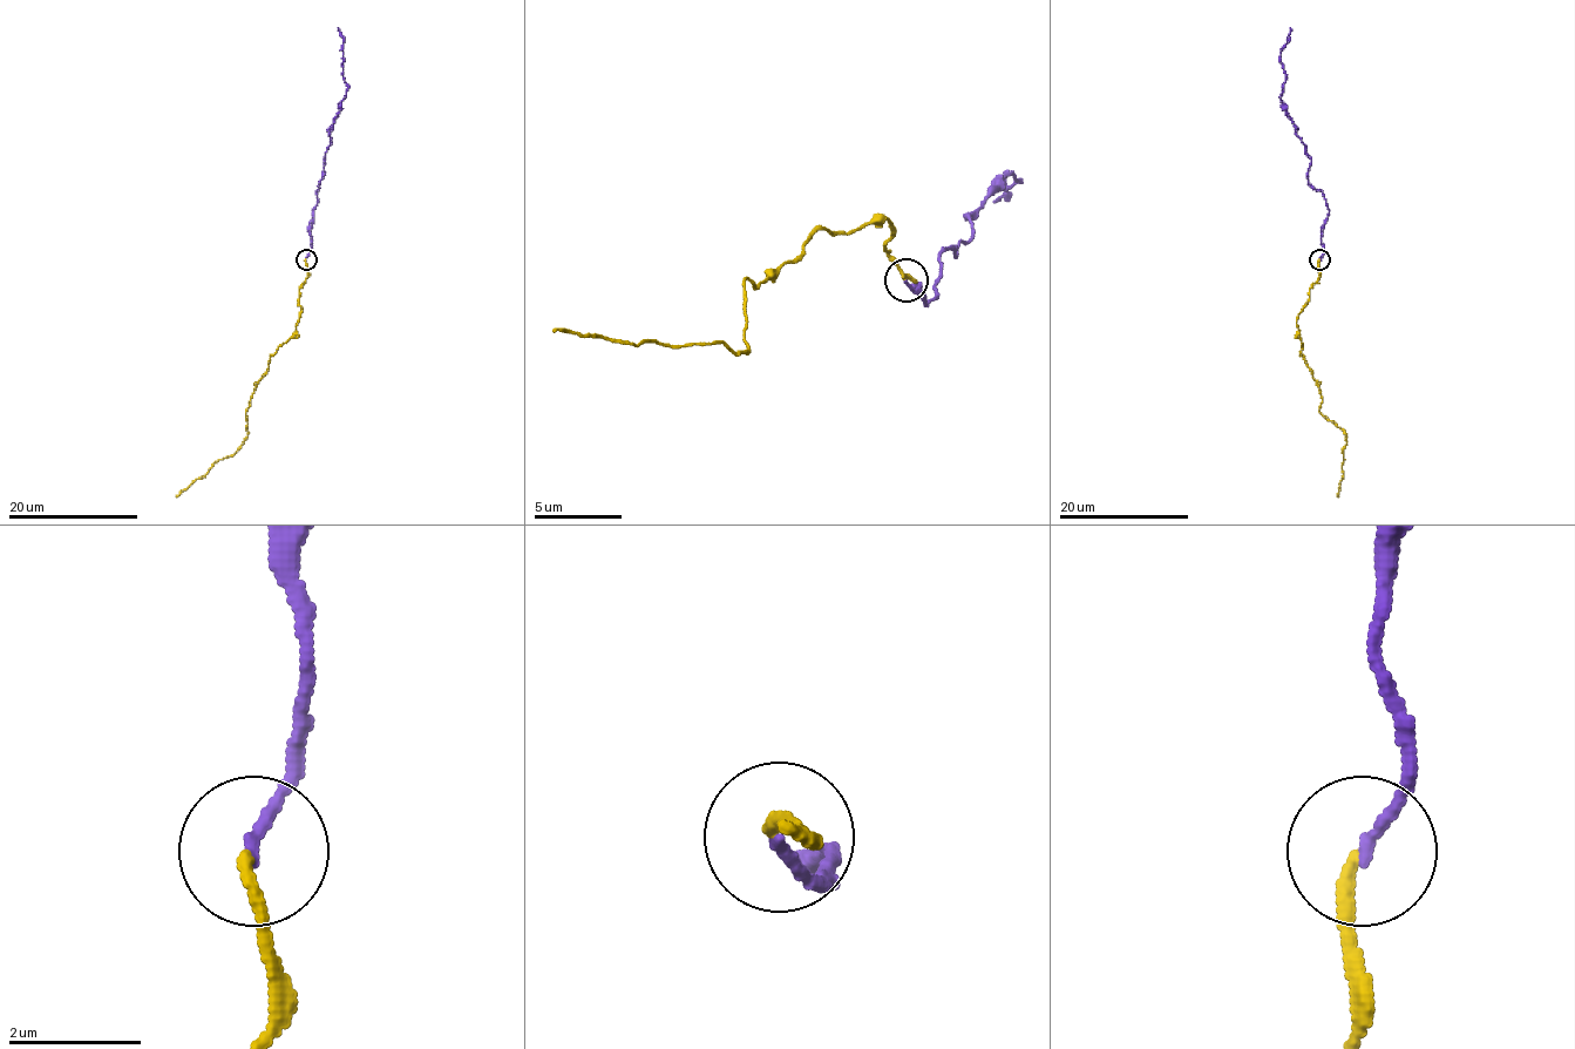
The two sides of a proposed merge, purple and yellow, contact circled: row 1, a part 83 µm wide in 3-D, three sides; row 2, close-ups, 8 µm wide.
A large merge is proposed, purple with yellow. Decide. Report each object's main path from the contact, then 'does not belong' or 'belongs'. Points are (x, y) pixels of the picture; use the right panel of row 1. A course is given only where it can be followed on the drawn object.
purple runs (1319, 258), (1329, 209), (1324, 194), (1308, 181), (1311, 157), (1281, 99), (1281, 49), (1290, 27); yellow runs (1319, 258), (1319, 278), (1296, 325), (1322, 399), (1319, 411), (1346, 444), (1337, 496); belongs

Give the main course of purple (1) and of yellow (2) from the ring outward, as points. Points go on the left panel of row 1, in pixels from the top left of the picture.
1: (305, 258), (330, 126), (347, 83), (338, 27)
2: (305, 258), (307, 278), (299, 290), (296, 331), (270, 358), (257, 384), (244, 444), (176, 496)

